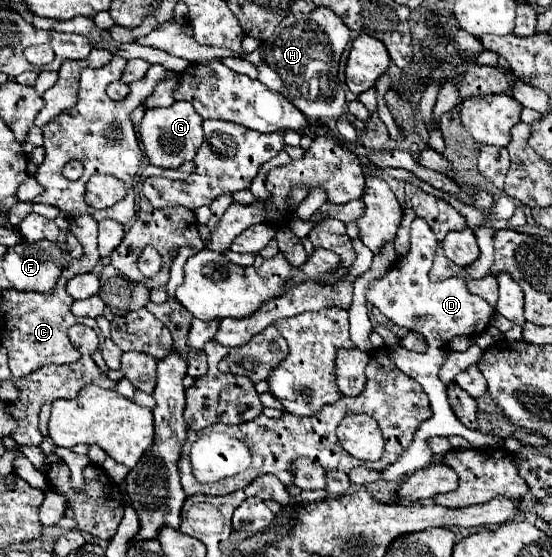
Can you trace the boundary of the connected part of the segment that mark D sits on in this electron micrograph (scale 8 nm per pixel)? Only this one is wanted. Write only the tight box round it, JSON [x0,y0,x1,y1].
[367,219,503,481]

